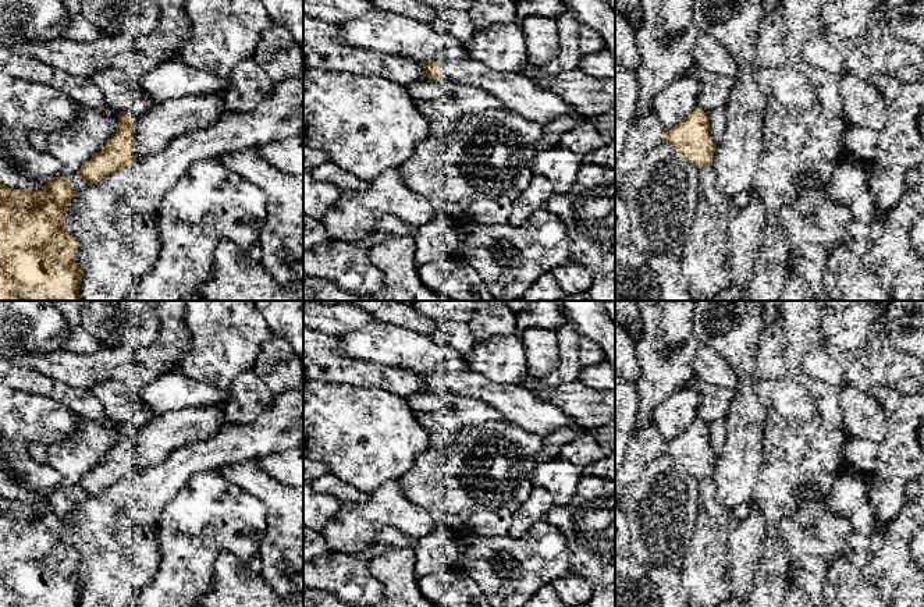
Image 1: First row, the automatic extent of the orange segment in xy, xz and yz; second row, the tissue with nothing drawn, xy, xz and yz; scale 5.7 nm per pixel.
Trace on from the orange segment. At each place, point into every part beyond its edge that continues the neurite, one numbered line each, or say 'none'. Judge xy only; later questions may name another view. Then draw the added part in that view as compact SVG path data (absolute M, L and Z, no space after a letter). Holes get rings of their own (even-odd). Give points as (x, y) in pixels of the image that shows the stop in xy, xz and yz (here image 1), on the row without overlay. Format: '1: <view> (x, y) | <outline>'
1: xy (152, 444) | M189 407L154 416L145 427L129 427L134 436L134 473L160 465L175 448L214 436L230 420L223 409Z
2: xy (77, 496) | M75 486L67 487L67 494L72 501L75 501L78 504L82 504L83 501L86 501L89 498L89 496L79 491Z

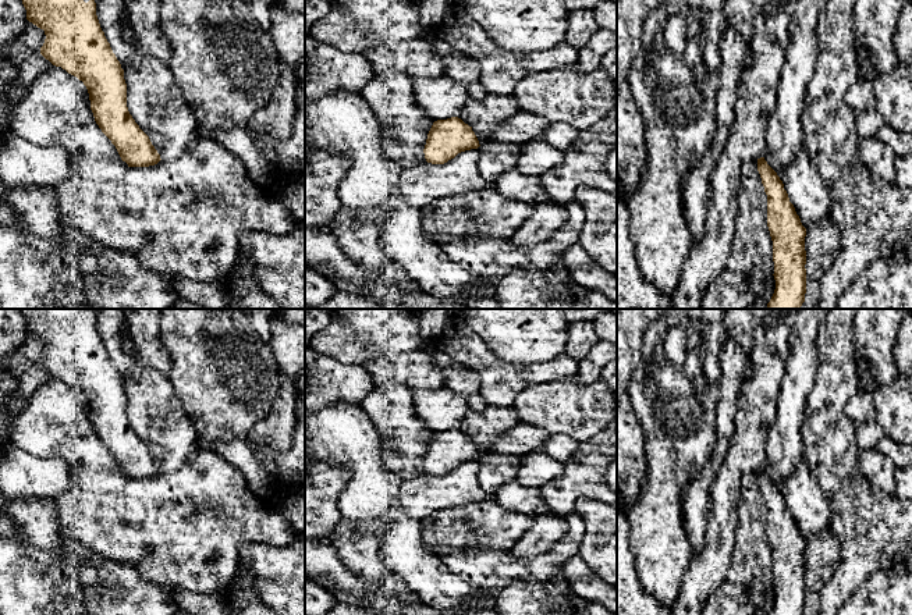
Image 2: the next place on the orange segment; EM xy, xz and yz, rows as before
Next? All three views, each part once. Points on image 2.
none

